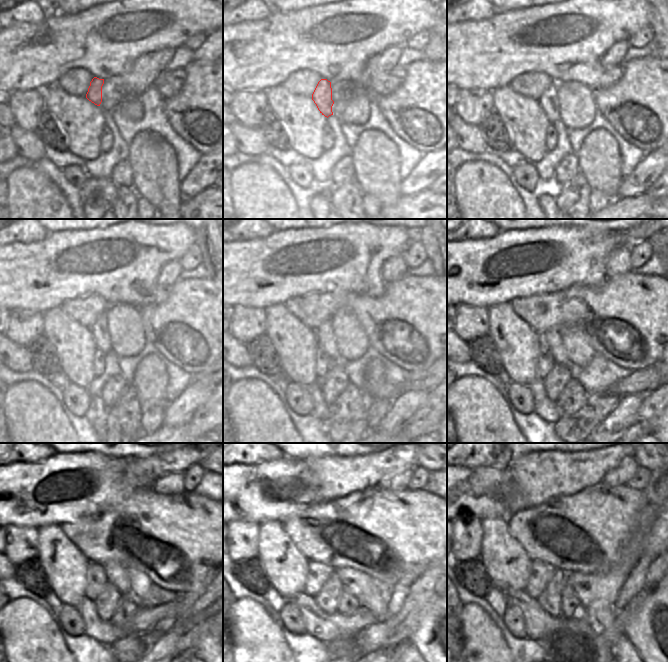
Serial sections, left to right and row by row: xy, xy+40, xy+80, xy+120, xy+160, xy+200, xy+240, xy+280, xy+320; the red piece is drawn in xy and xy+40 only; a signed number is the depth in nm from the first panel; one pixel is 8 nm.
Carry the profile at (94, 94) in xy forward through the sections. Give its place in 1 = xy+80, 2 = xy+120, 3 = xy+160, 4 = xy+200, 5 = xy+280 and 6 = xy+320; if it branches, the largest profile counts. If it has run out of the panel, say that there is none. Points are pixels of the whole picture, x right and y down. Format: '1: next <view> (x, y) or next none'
1: next xy+80 (548, 101)
2: next xy+120 (100, 332)
3: next xy+160 (325, 334)
4: next xy+200 (552, 338)
5: next xy+280 (354, 581)
6: next xy+320 (588, 588)

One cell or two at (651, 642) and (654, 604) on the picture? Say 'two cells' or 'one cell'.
one cell

